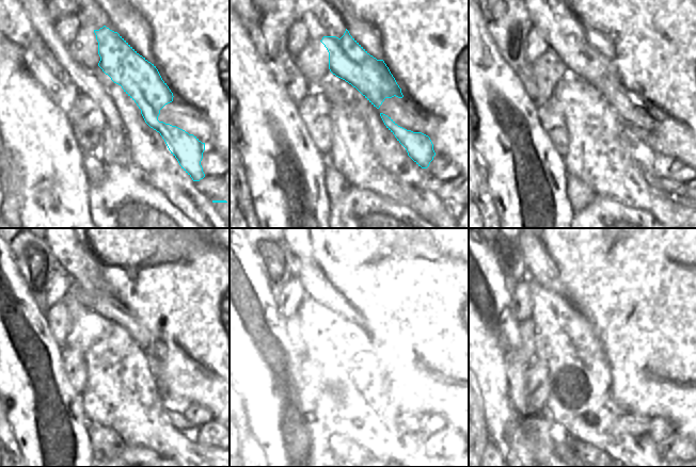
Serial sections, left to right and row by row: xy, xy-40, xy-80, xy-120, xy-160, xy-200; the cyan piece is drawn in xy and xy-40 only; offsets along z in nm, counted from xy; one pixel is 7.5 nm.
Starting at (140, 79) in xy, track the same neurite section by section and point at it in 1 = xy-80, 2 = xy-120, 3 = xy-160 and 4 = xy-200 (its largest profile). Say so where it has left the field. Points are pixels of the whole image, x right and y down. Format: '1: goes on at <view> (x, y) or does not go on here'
1: goes on at xy-80 (583, 61)
2: goes on at xy-120 (93, 284)
3: goes on at xy-160 (310, 284)
4: goes on at xy-200 (549, 282)

